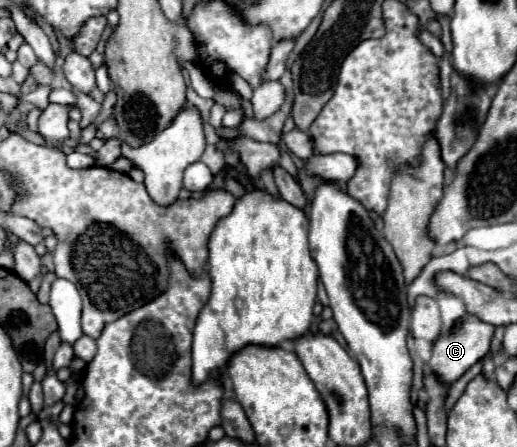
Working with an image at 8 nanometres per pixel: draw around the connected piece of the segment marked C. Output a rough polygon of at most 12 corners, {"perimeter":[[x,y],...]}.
{"perimeter":[[458,319],[432,349],[428,369],[458,381],[490,349],[494,325]]}

